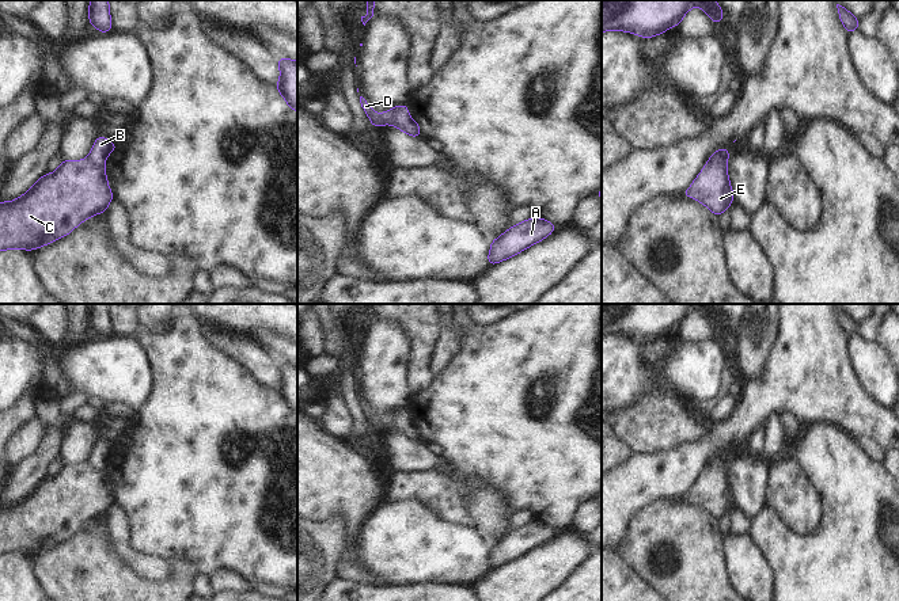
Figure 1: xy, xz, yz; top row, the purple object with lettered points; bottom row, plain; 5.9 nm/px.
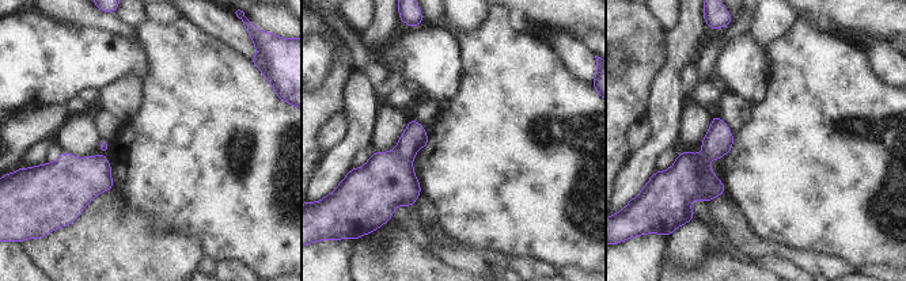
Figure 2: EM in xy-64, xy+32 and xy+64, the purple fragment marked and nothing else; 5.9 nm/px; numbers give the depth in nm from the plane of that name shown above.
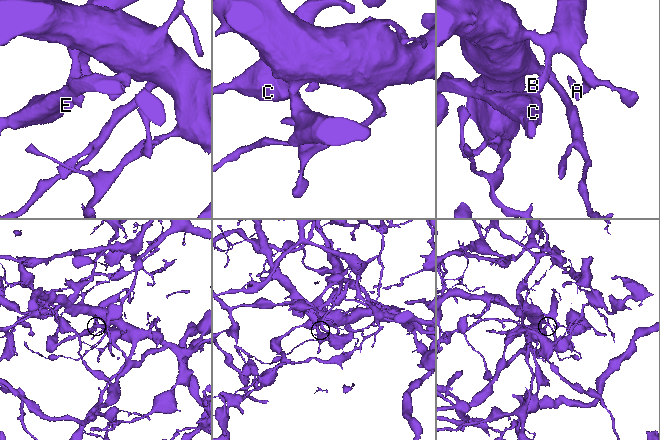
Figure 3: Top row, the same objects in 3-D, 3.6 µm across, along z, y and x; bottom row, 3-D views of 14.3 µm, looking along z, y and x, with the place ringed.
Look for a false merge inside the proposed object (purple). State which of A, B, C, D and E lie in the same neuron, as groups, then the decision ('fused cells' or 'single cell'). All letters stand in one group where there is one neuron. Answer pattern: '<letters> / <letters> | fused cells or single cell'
A B / C D E | fused cells

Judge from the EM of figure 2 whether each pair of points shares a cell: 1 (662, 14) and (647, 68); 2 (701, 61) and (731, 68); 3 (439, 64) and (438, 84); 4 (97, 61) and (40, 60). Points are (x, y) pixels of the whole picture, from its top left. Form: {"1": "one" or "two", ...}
{"1": "two", "2": "two", "3": "one", "4": "one"}

